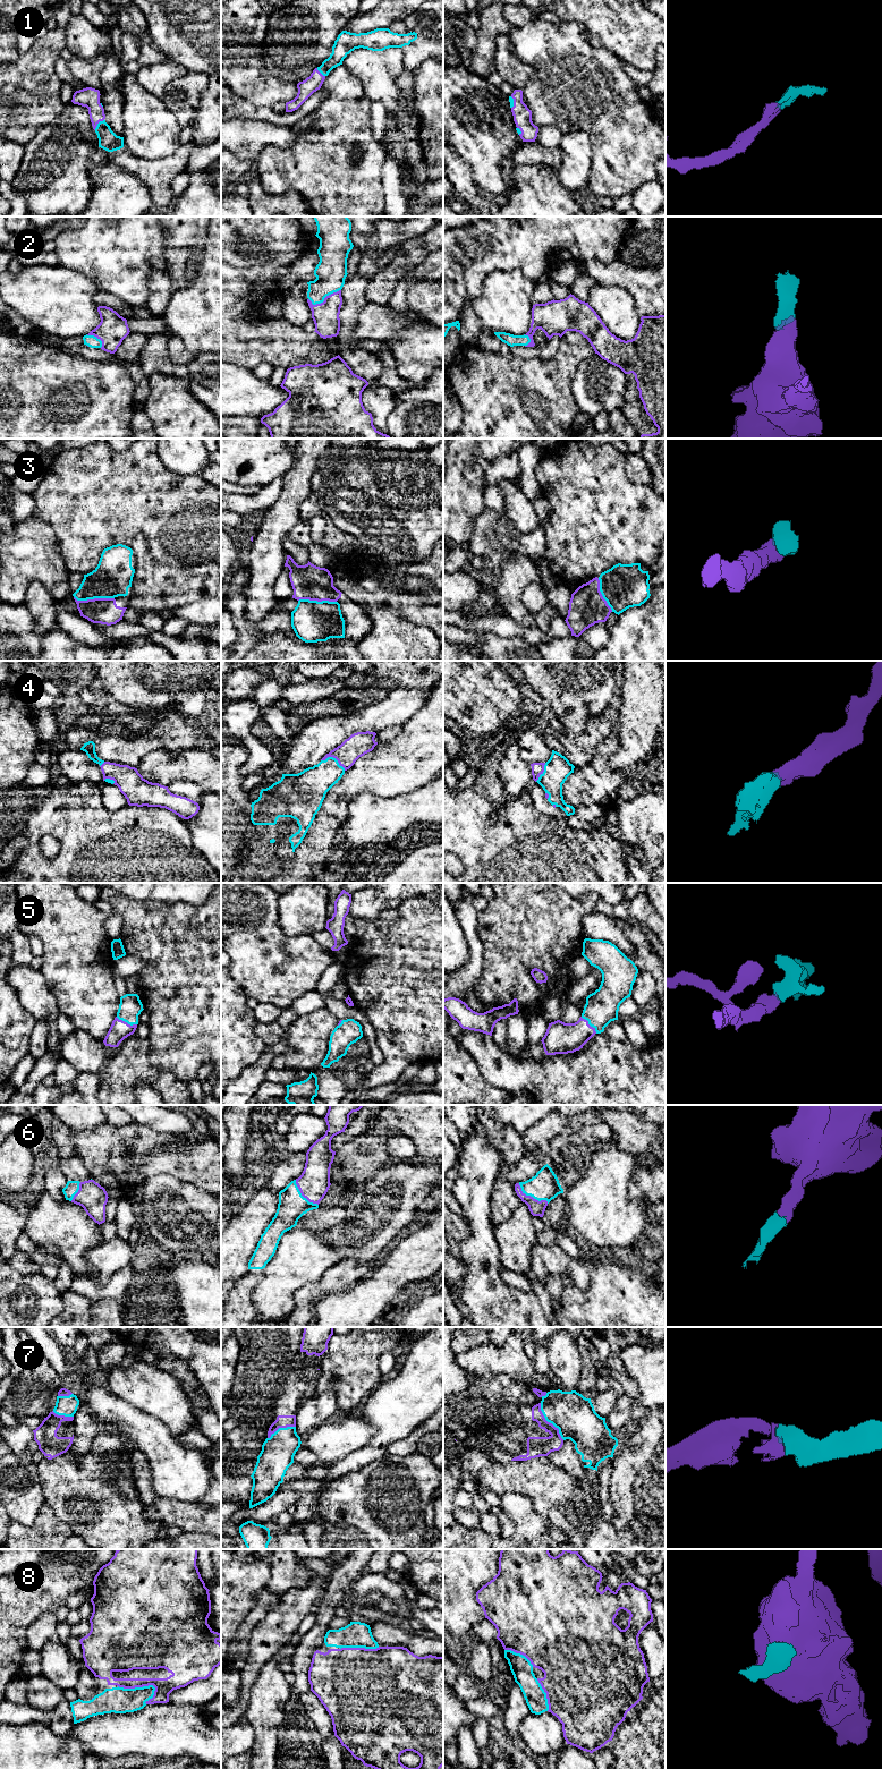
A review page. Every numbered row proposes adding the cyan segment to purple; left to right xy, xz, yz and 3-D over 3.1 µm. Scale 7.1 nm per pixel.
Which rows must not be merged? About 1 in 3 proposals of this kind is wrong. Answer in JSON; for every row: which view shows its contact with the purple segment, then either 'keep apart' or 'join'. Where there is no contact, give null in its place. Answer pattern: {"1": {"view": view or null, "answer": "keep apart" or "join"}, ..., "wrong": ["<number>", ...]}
{"1": {"view": "xy", "answer": "join"}, "2": {"view": "xz", "answer": "join"}, "3": {"view": "xy", "answer": "join"}, "4": {"view": "xz", "answer": "join"}, "5": {"view": "yz", "answer": "join"}, "6": {"view": "yz", "answer": "join"}, "7": {"view": "yz", "answer": "join"}, "8": {"view": "xy", "answer": "join"}, "wrong": []}

